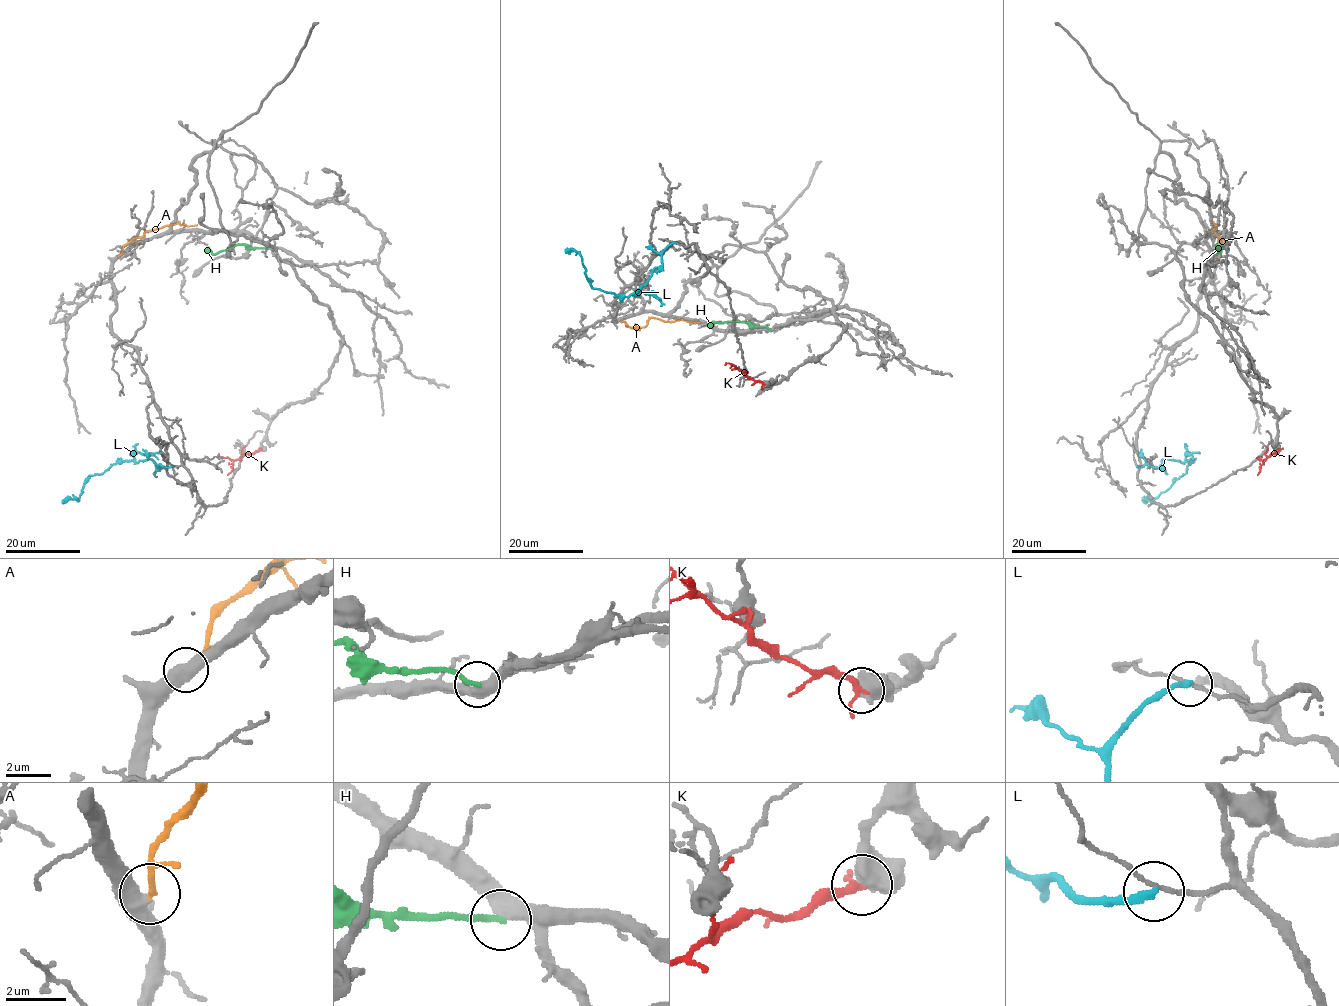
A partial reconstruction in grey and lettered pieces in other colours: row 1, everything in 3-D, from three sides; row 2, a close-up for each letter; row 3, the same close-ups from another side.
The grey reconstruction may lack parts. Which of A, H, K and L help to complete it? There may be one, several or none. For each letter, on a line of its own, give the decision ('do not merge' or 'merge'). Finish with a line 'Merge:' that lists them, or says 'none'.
A: merge
H: do not merge
K: do not merge
L: do not merge
Merge: A

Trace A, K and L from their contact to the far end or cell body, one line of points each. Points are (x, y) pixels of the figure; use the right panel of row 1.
A: (1215, 256), (1221, 239), (1212, 230), (1216, 227), (1214, 223), (1217, 225)
K: (1278, 449), (1265, 459), (1257, 475)
L: (1136, 465), (1159, 467), (1163, 459), (1181, 463), (1191, 461), (1186, 473), (1149, 501), (1145, 499), (1146, 503)

